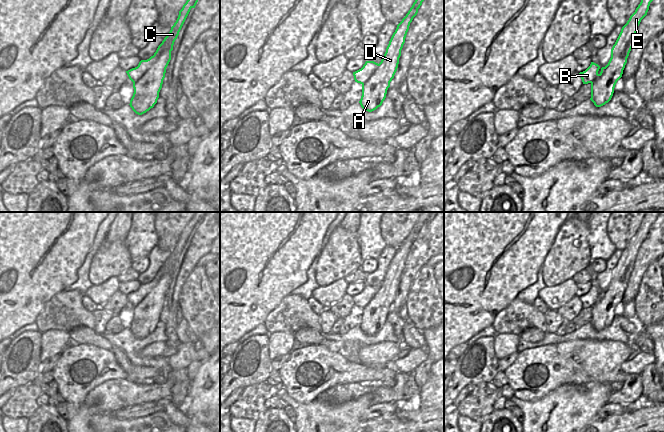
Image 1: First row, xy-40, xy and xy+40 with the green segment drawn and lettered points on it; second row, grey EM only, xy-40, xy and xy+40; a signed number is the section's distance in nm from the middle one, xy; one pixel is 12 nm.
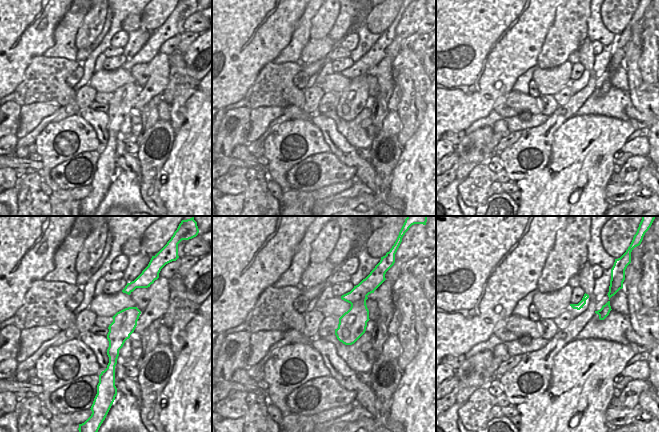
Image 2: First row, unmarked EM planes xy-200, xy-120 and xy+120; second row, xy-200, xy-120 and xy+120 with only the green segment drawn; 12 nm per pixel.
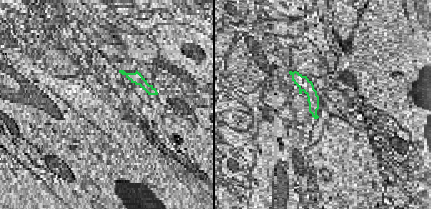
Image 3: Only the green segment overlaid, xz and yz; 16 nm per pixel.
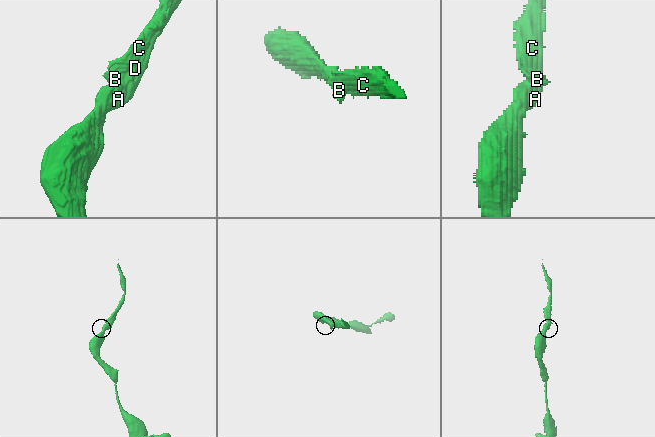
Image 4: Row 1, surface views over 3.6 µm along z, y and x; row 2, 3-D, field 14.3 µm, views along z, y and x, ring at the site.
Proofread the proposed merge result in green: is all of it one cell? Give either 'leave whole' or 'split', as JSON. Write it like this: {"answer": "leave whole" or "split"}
{"answer": "leave whole"}

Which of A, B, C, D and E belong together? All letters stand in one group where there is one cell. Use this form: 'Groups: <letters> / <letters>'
Groups: A B C D E.

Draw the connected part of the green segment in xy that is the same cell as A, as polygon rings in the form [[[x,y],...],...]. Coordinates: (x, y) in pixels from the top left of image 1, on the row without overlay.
[[[421,212],[412,231],[397,249],[381,286],[378,288],[374,285],[366,285],[361,293],[353,296],[355,306],[362,309],[362,320],[359,327],[364,334],[372,336],[385,324],[390,306],[398,292],[410,247],[417,239],[422,226],[430,218],[431,213]]]

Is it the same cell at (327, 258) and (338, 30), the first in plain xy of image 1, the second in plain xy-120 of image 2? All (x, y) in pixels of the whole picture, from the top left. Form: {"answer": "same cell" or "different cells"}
{"answer": "different cells"}

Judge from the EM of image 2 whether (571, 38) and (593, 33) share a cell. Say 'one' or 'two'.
two

